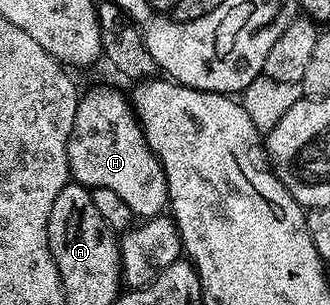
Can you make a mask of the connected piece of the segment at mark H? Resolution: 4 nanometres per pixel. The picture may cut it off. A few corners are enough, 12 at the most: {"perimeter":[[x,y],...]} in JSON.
{"perimeter":[[84,95],[71,180],[114,190],[136,218],[168,207],[167,175],[133,105]]}

